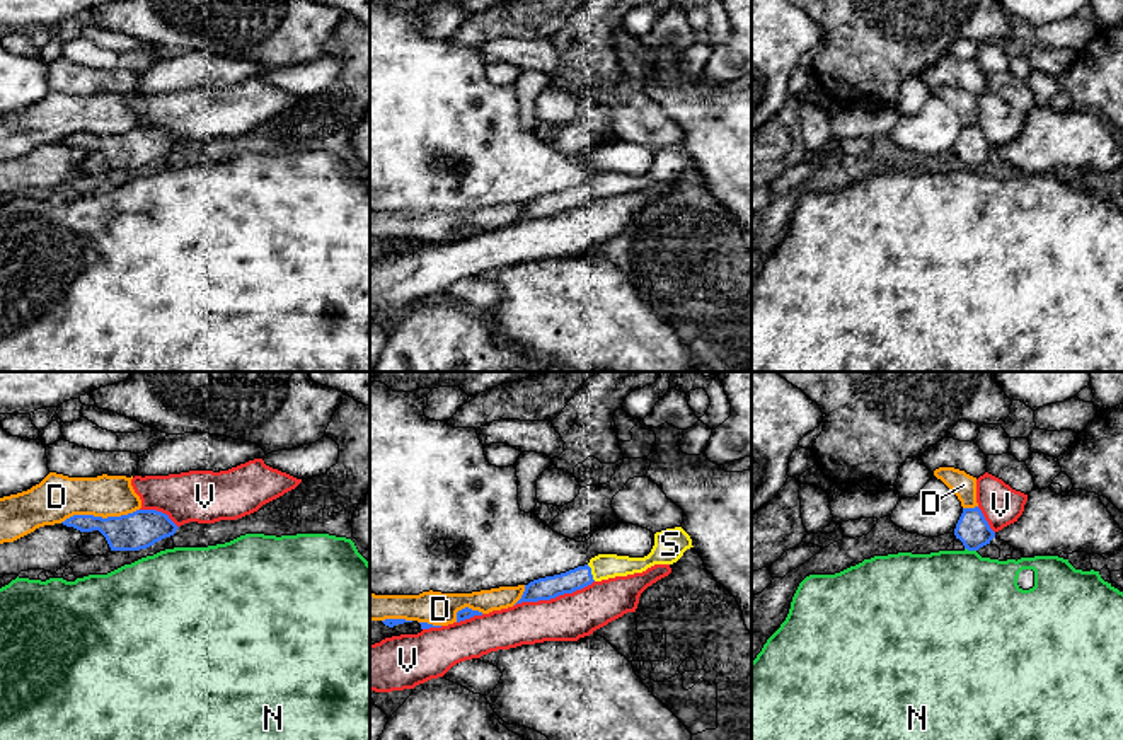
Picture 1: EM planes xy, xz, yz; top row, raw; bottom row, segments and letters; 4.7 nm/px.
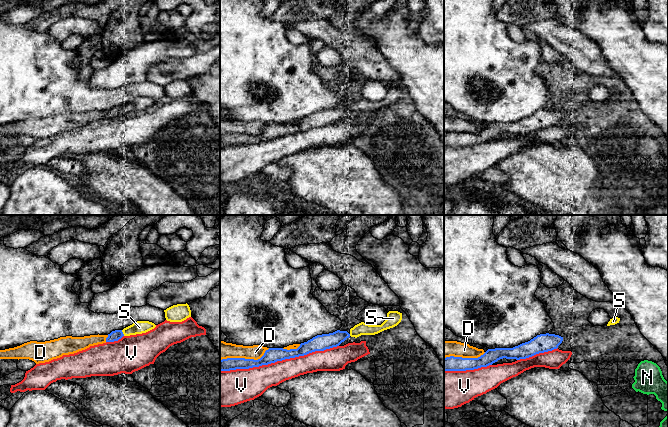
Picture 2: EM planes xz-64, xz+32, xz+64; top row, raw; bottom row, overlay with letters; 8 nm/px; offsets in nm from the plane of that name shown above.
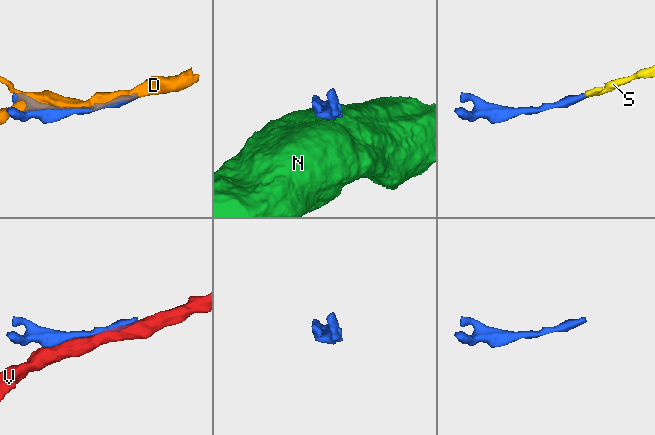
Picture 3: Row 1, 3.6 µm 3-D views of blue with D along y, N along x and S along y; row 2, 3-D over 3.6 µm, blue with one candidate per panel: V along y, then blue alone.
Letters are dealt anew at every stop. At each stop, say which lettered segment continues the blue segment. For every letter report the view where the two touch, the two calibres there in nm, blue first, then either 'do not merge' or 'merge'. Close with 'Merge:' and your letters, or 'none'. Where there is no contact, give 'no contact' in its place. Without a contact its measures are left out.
D: contact in xy; calibres 180 and 220 nm; do not merge
N: contact in yz; calibres 160 and 480 nm; do not merge
S: contact in xz; calibres 110 and 120 nm; merge
V: contact in xz; calibres 110 and 220 nm; do not merge
Merge: S

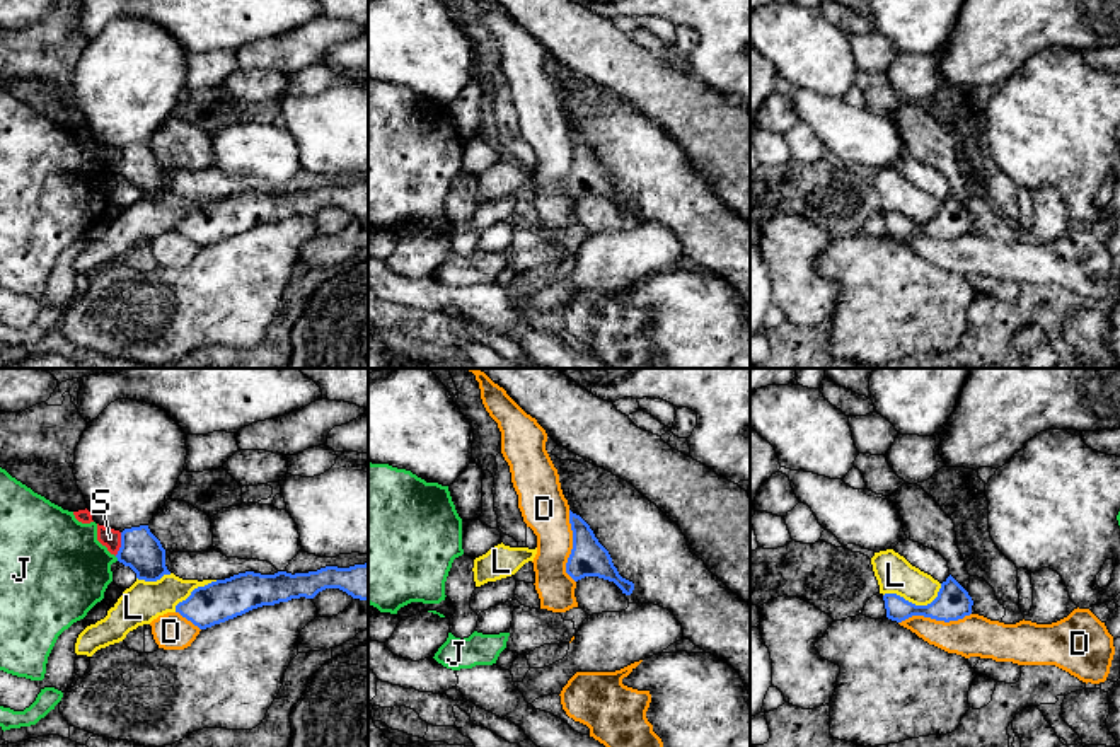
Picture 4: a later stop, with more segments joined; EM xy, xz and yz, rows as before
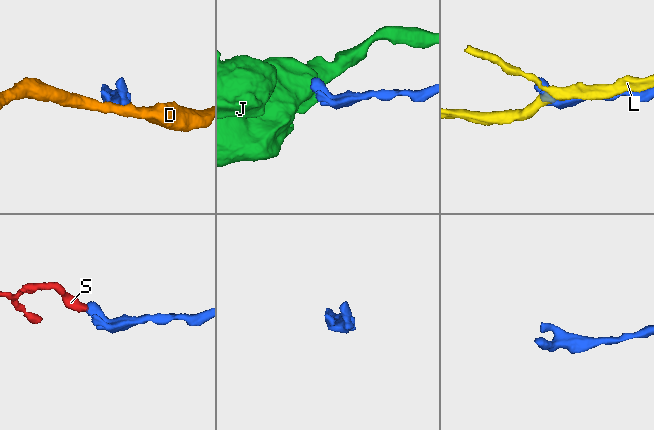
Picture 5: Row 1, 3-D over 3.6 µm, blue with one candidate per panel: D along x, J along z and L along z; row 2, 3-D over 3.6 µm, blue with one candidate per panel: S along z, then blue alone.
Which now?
D: contact in yz; calibres 160 and 200 nm; do not merge
J: contact in xy; calibres 190 and 420 nm; do not merge
L: contact in yz; calibres 160 and 180 nm; do not merge
S: contact in xy; calibres 190 and 90 nm; do not merge
Merge: none

